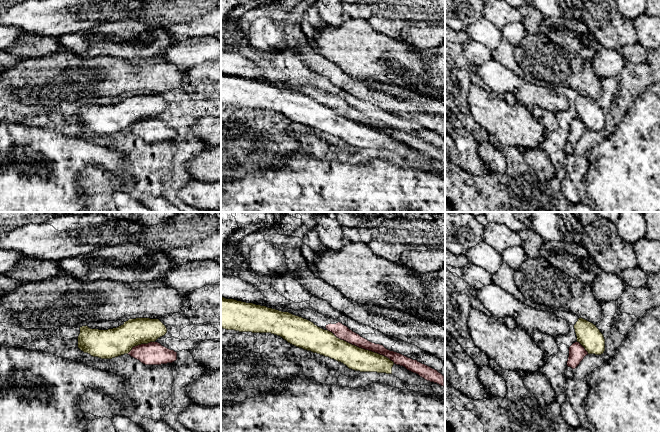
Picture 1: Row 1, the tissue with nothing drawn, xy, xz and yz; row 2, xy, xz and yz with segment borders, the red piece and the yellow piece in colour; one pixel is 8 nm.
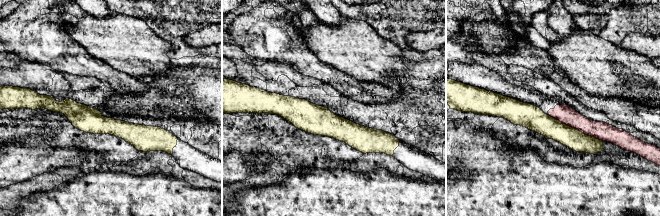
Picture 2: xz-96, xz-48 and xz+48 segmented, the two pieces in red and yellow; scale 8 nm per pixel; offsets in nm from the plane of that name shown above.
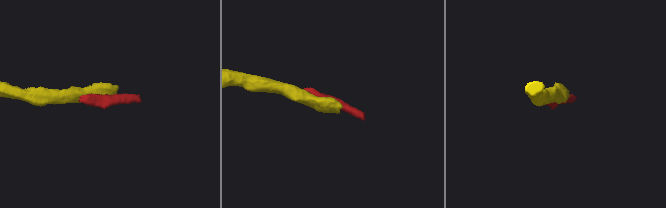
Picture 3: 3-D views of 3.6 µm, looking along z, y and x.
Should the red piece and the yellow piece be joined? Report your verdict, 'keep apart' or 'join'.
keep apart

